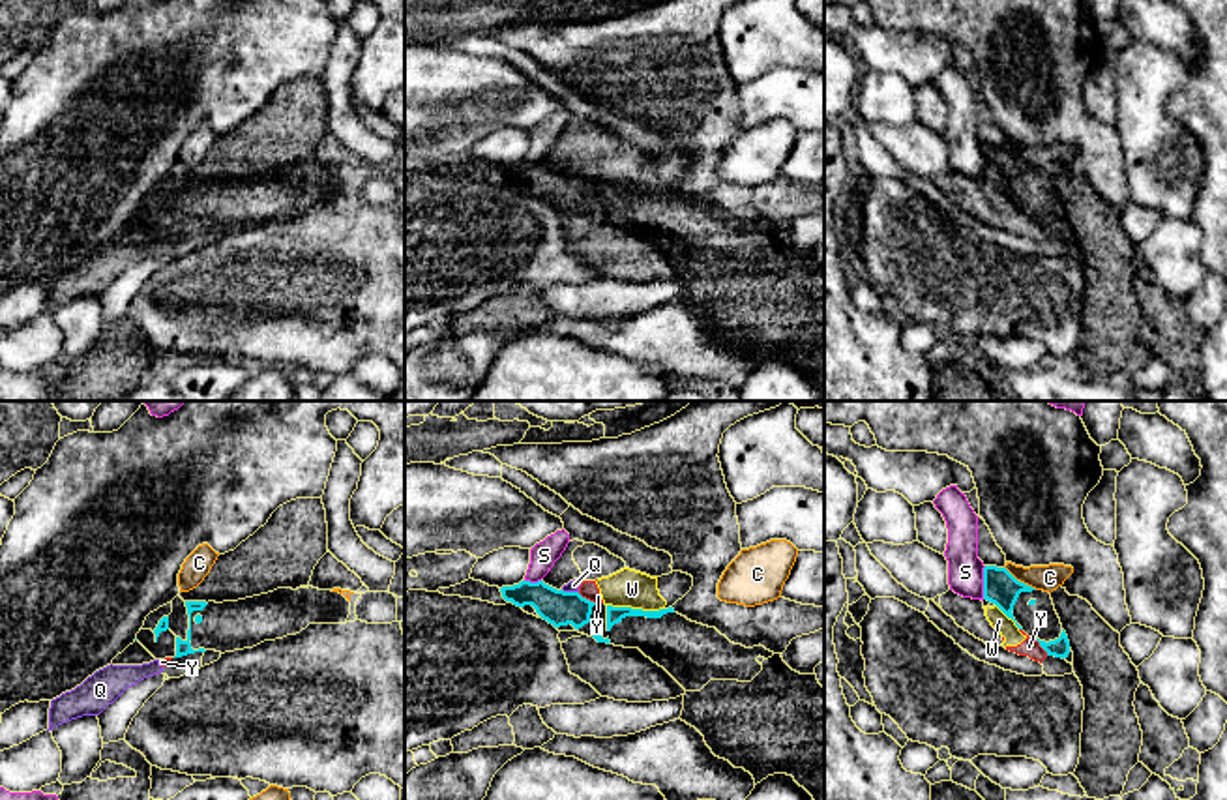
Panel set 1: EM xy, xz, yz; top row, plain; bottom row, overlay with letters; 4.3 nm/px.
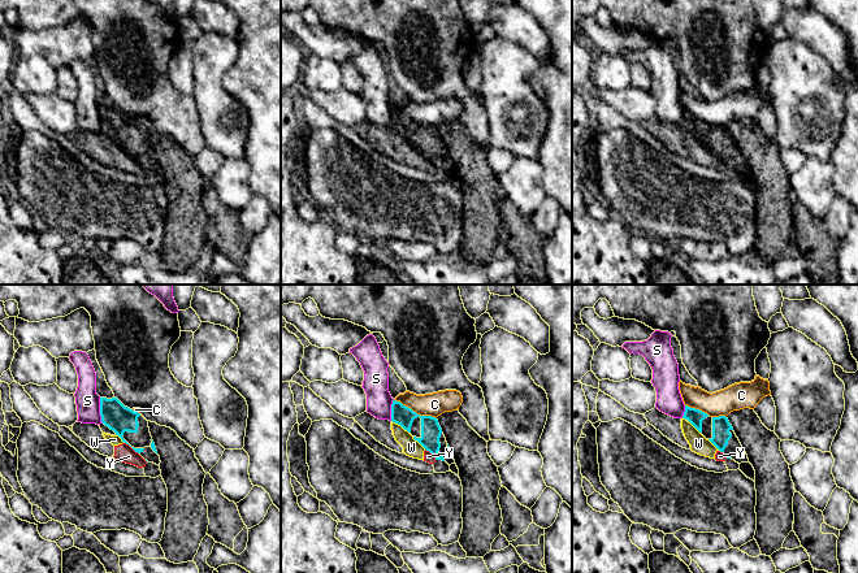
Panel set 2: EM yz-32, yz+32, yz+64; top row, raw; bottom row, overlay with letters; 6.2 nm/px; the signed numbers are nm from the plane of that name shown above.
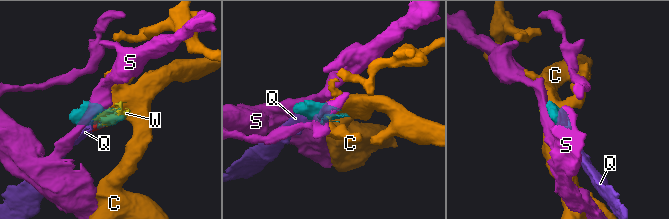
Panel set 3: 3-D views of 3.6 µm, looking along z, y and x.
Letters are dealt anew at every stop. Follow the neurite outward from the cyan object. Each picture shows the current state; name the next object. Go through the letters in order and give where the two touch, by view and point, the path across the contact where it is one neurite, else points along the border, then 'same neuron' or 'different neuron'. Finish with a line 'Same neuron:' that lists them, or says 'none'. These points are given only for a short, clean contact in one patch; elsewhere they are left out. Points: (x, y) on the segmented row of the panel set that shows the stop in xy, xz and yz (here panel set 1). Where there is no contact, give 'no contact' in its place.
C: contact yz (1020, 581); different neuron
Q: contact xz (570, 592); border xz (562, 589), (577, 592); different neuron
S: contact yz (984, 583); different neuron
W: contact xz (635, 609); different neuron
Y: contact xz (585, 598); border xz (577, 592), (596, 604); different neuron
Same neuron: none

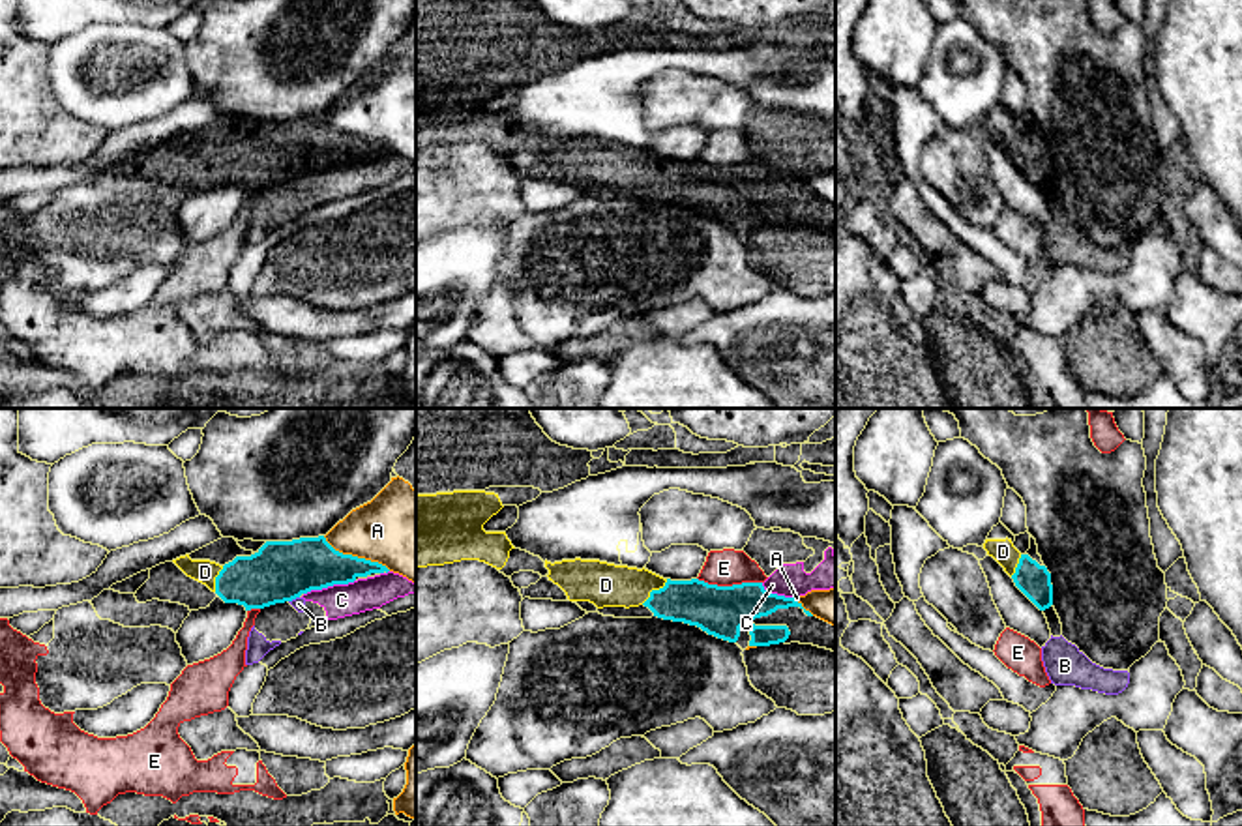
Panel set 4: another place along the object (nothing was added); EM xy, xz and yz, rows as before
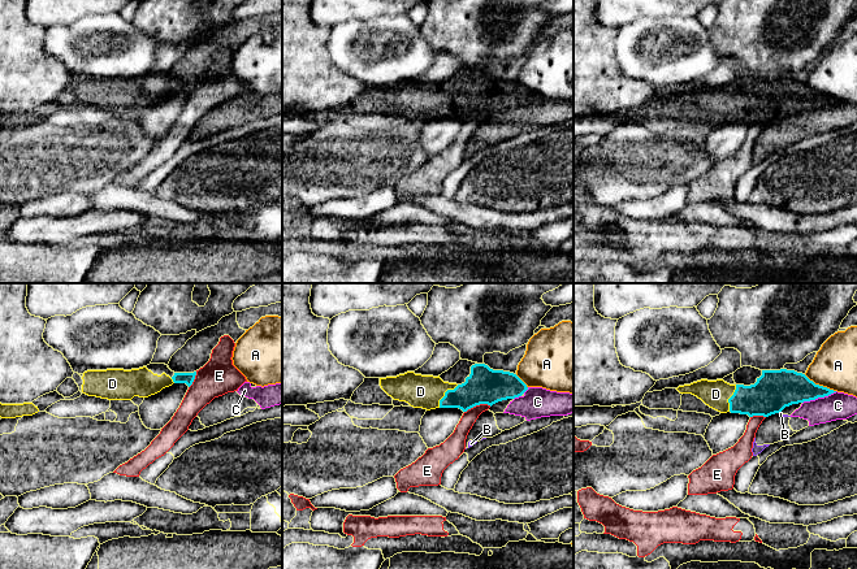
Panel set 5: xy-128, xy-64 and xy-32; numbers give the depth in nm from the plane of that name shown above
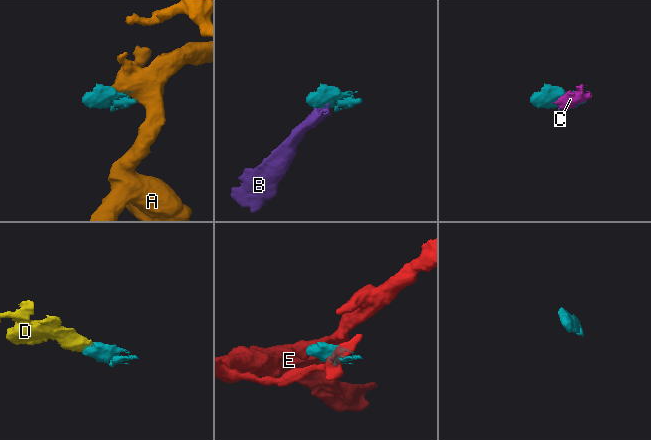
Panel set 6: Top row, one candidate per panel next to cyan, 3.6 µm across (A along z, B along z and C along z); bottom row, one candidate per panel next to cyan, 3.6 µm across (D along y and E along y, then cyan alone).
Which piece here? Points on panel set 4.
A: contact xy (356, 557); different neuron
B: contact xy (293, 598); border xy (298, 596), (289, 602); different neuron
C: contact xy (328, 585); different neuron
D: contact xz (654, 590); way xz (694, 602), (667, 600), (654, 590), (606, 585); same neuron
E: contact xz (729, 587); different neuron
Same neuron: D

